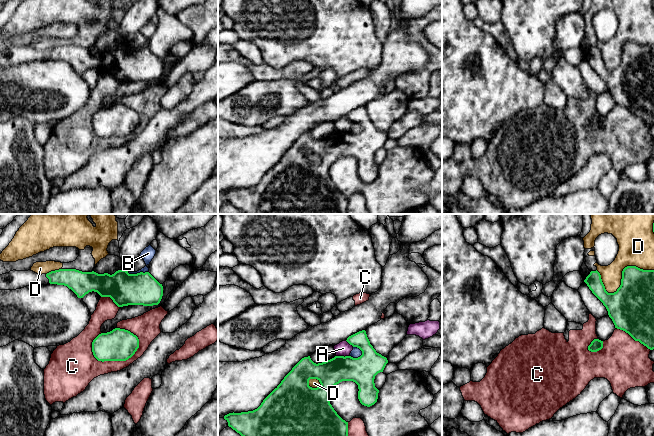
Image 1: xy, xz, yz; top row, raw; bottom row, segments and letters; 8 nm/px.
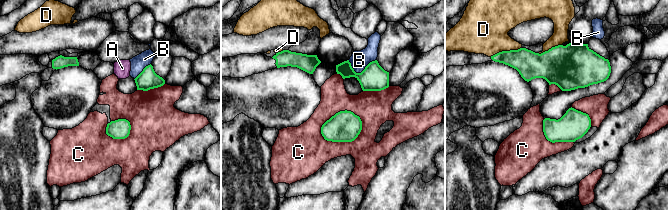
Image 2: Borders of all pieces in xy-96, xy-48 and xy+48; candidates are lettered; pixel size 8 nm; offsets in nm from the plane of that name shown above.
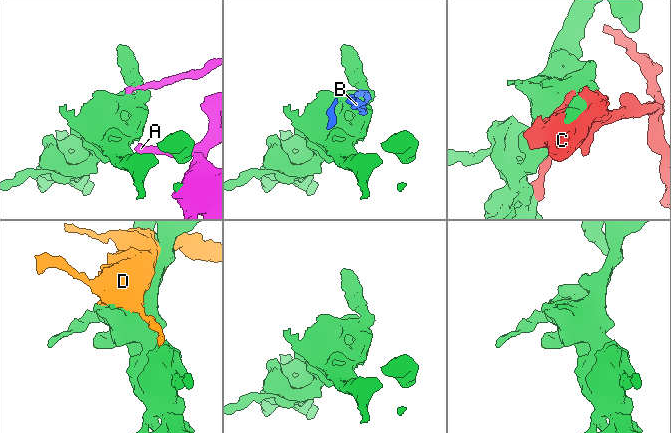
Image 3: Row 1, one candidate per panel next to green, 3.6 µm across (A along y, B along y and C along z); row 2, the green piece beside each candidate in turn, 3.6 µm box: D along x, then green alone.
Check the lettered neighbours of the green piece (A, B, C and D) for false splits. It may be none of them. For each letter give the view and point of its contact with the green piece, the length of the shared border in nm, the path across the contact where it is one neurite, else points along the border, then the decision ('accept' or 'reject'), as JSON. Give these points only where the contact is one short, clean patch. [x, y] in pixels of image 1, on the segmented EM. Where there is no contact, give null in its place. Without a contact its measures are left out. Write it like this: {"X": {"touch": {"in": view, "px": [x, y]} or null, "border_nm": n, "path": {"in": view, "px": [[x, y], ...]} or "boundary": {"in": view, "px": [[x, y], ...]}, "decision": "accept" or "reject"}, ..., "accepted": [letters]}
{"A": {"touch": {"in": "xz", "px": [343, 356]}, "border_nm": 110, "decision": "reject"}, "B": {"touch": {"in": "xz", "px": [361, 350]}, "border_nm": 110, "decision": "reject"}, "C": {"touch": {"in": "xy", "px": [118, 360]}, "border_nm": 400, "decision": "reject"}, "D": {"touch": {"in": "yz", "px": [621, 280]}, "border_nm": 460, "decision": "reject"}, "accepted": []}

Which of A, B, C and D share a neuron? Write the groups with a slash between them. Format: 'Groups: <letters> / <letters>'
Groups: A / B / C / D

